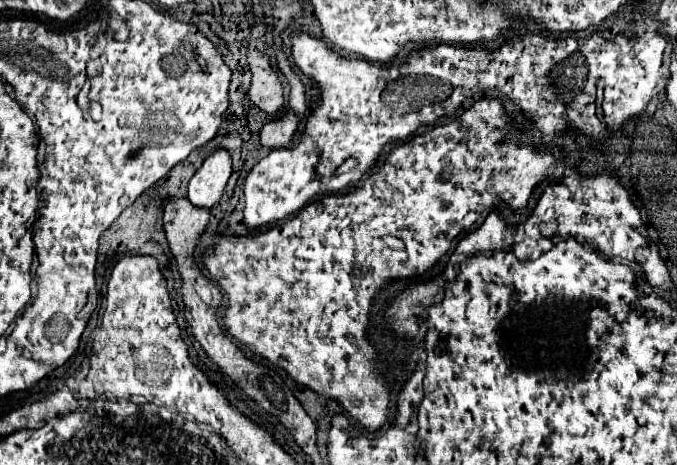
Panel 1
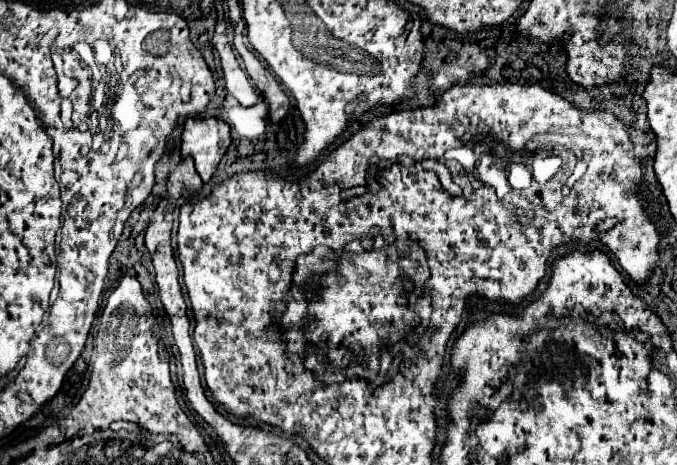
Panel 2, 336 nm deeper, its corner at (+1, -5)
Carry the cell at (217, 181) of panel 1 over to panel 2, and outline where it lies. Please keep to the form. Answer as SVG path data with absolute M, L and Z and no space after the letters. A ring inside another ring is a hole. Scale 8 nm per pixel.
M187 119L181 155L193 157L195 169L209 183L215 167L231 145L229 125L219 119Z

